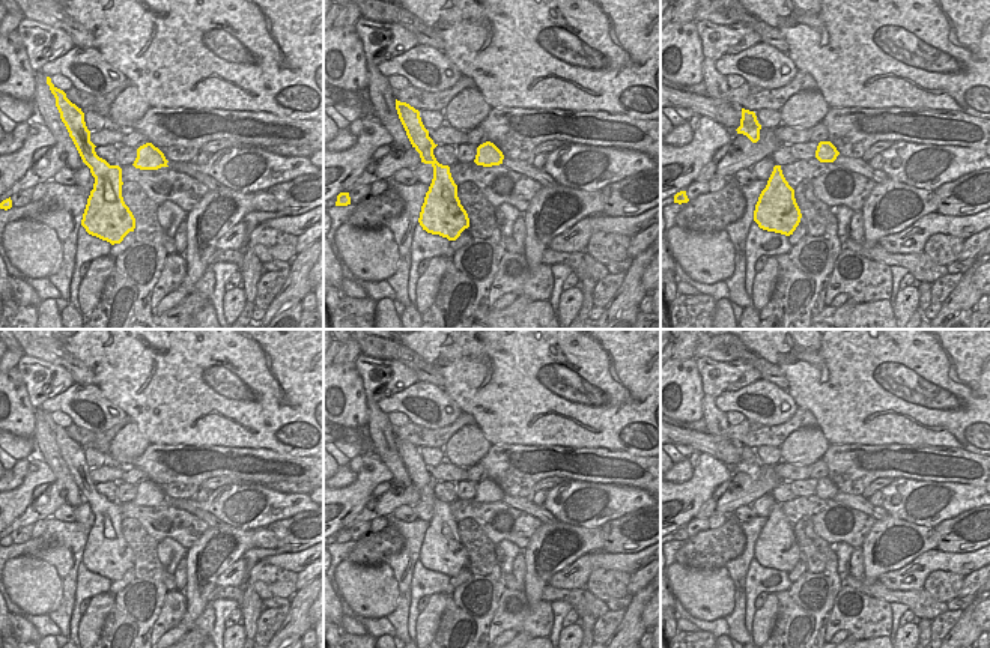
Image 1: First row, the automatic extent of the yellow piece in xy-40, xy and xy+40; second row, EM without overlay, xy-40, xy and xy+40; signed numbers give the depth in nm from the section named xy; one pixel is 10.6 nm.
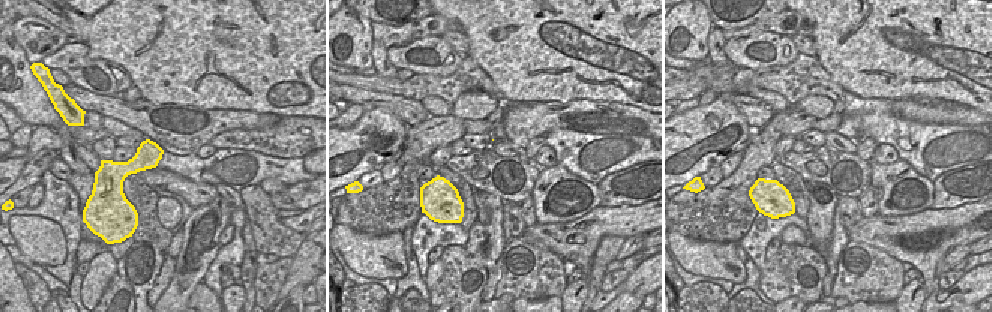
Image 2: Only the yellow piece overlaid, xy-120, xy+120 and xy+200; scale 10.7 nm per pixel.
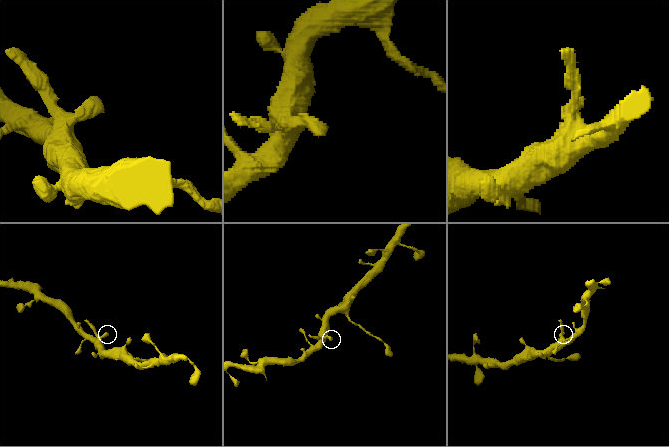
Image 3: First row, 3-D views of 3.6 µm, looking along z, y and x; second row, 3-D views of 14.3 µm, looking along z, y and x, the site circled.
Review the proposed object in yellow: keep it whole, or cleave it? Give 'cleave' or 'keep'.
keep

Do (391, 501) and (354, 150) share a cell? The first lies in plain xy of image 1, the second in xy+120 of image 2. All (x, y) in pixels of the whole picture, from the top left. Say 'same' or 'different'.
different

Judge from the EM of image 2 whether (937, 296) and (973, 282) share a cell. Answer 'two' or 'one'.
one

